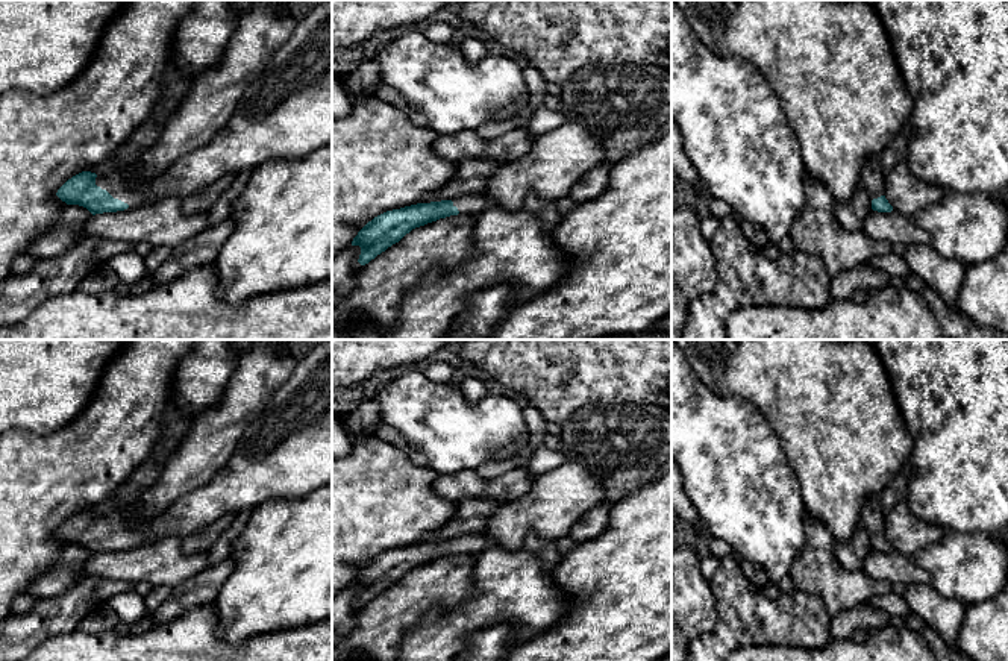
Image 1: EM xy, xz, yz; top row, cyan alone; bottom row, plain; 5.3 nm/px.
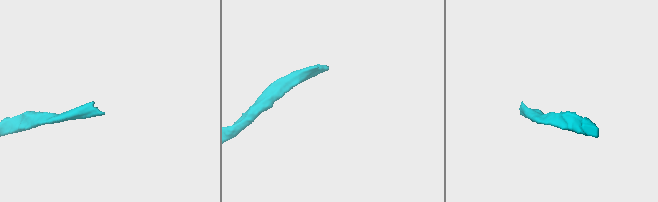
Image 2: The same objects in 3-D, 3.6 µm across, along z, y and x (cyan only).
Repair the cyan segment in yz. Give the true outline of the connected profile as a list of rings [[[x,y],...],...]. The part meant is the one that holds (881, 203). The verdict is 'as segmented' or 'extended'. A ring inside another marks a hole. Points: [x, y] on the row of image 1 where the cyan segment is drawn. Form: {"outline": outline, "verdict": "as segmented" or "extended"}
{"outline": [[[869,156],[861,170],[861,186],[872,199],[872,209],[878,212],[891,212],[893,206],[884,196],[884,173],[879,170],[878,158]]], "verdict": "extended"}

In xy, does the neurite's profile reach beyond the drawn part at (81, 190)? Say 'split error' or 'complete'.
split error

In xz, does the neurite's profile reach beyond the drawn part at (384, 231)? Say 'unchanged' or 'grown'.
grown

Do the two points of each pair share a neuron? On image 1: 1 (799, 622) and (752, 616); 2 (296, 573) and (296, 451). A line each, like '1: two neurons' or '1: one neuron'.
1: one neuron
2: two neurons

